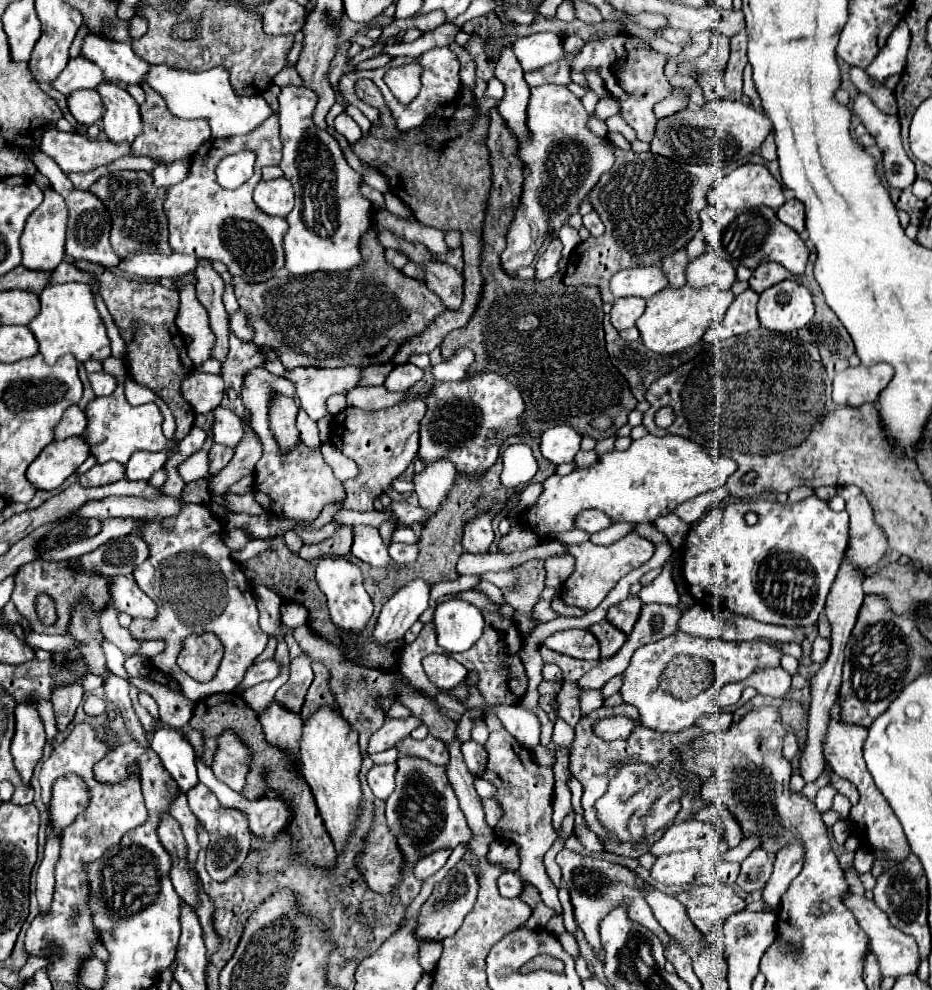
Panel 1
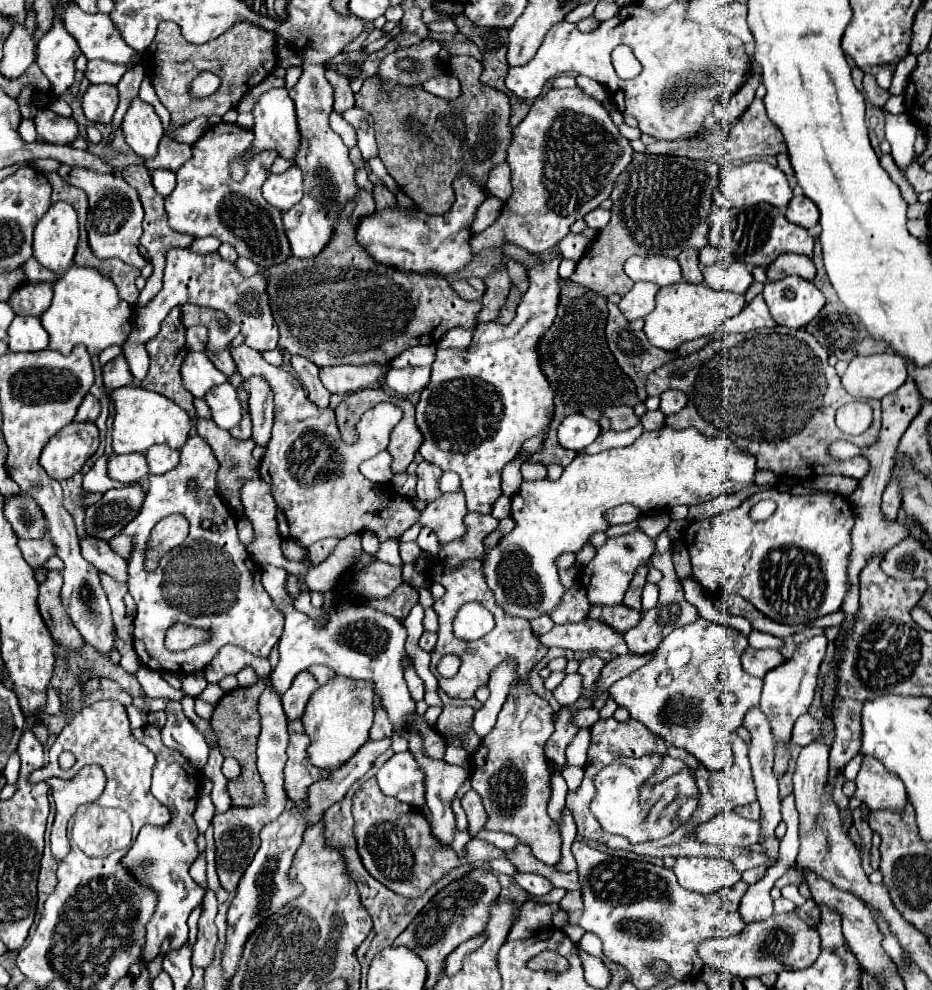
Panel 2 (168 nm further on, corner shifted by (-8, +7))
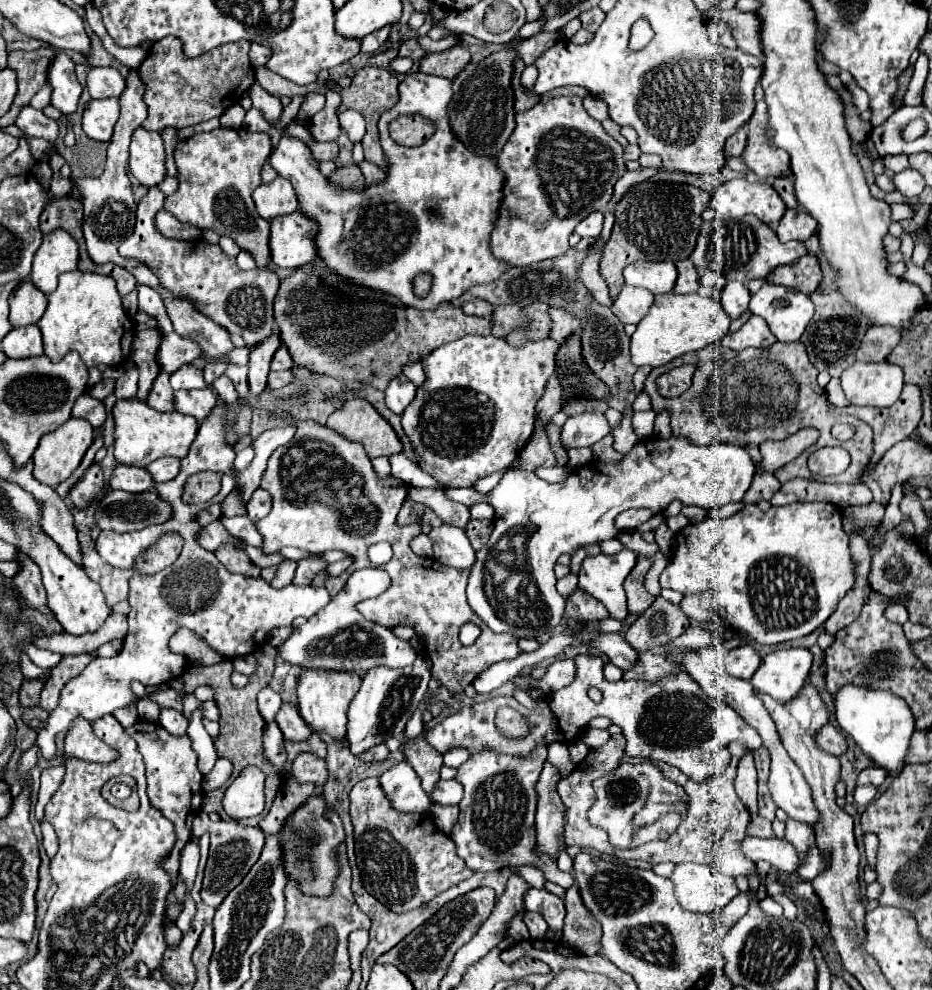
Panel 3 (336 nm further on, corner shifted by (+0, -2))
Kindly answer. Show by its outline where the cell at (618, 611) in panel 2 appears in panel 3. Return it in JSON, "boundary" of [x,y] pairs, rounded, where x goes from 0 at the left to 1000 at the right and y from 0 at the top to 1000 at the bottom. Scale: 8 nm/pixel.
{"boundary":[[[619,594],[608,604],[608,624],[613,624],[615,628],[643,630],[647,624],[651,624],[651,616],[643,606],[634,604],[632,600],[626,600],[626,596]]]}

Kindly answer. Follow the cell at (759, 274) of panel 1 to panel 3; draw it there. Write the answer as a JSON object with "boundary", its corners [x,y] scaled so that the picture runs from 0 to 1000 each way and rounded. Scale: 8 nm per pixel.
{"boundary":[[[866,257],[866,259],[857,261],[853,267],[836,269],[832,275],[827,275],[823,285],[838,287],[838,289],[857,293],[862,297],[870,297],[877,293],[881,281],[883,281],[883,277],[881,277],[881,269],[879,269],[877,261]]]}

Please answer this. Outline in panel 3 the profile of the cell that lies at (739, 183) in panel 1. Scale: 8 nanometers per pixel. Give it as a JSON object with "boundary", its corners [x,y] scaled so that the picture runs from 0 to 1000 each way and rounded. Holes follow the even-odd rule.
{"boundary":[[[789,180],[789,182],[782,182],[778,184],[776,188],[771,188],[765,196],[763,196],[763,206],[753,216],[755,223],[763,223],[767,220],[782,224],[782,222],[795,222],[797,218],[808,216],[821,224],[821,226],[832,226],[840,220],[842,216],[842,206],[838,202],[838,198],[829,192],[829,188],[821,186],[821,184],[804,184],[802,180]],[[765,210],[765,211],[764,211]],[[767,212],[767,213],[766,213]]]}

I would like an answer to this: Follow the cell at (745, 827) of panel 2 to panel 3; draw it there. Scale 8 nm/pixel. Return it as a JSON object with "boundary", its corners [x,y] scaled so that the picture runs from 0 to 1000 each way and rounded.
{"boundary":[[[802,844],[795,851],[795,859],[808,871],[821,869],[827,873],[827,877],[842,883],[851,883],[857,877],[857,863],[844,848],[836,848],[836,846],[821,848],[821,846]]]}

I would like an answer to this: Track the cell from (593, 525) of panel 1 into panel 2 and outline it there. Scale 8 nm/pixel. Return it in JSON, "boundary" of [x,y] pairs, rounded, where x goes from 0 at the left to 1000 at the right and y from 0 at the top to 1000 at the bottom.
{"boundary":[[[662,510],[660,514],[653,514],[653,516],[649,518],[649,522],[651,522],[651,526],[653,526],[656,530],[677,528],[677,526],[681,526],[686,520],[688,520],[688,516],[686,516],[683,512],[679,512],[679,510]]]}

